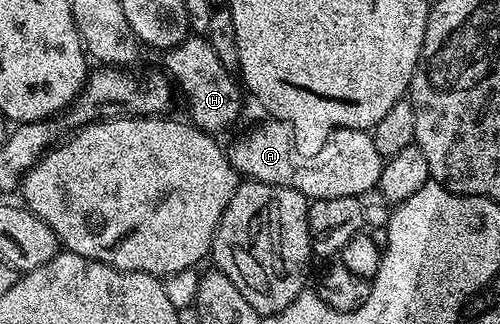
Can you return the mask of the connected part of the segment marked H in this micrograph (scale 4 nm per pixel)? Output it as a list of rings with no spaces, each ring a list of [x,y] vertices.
[[[191,35],[174,49],[169,50],[165,57],[164,67],[167,74],[177,88],[179,85],[186,97],[191,124],[214,135],[217,134],[216,131],[228,128],[239,117],[243,93],[241,84],[235,79],[231,70],[220,62],[219,56],[207,38]]]

